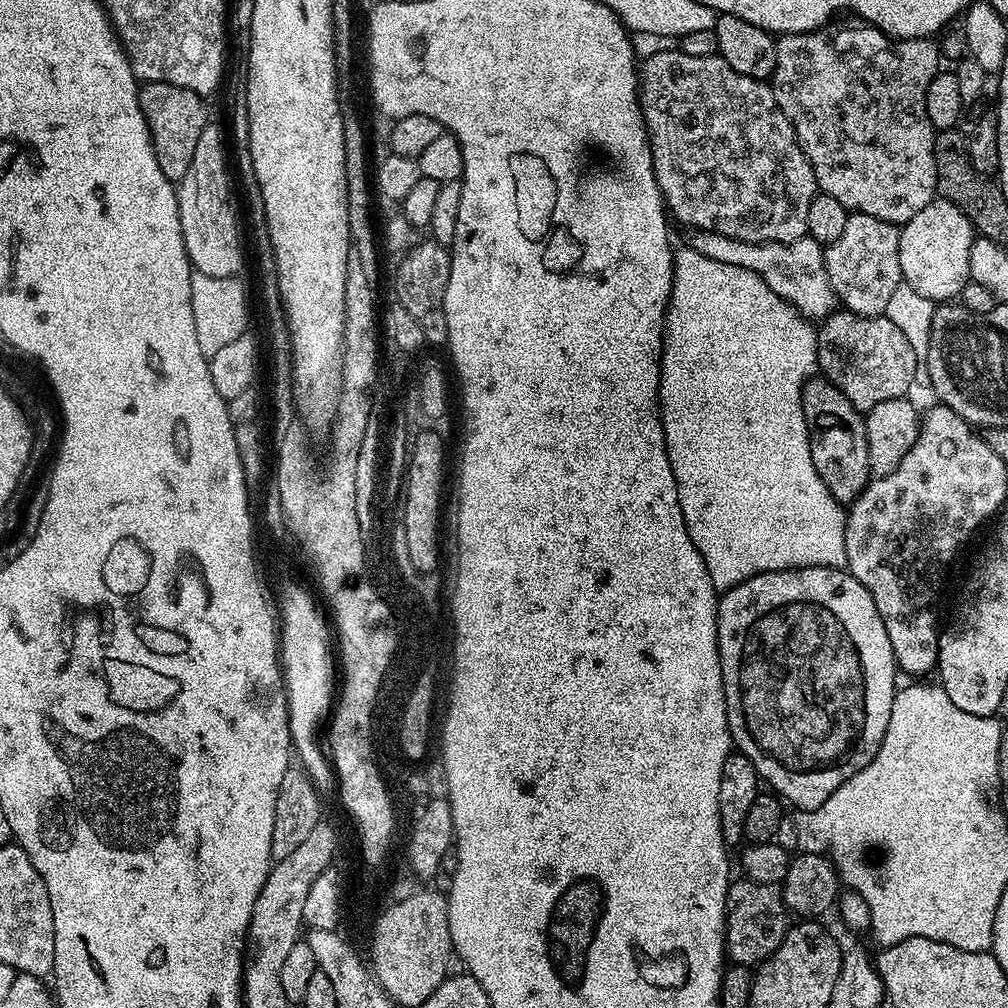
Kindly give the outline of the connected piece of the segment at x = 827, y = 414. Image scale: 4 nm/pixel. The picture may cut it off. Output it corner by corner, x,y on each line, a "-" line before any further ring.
823,378
809,380
802,389
802,395
804,397
802,410
808,423
810,454
814,458
814,470
818,470
822,482
826,482
830,494
839,504
851,505
852,501
860,496
860,491
870,479
870,454
866,442
865,417
852,405
850,398
846,398
846,394
842,394
842,390
838,390
838,386
834,386
829,380

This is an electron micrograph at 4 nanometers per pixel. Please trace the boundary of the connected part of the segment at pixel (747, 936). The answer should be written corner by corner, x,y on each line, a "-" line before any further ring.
733,879
728,886
726,956
732,964
756,966
772,956
774,950
778,950
790,927
790,913
784,905
783,891
777,885
739,879

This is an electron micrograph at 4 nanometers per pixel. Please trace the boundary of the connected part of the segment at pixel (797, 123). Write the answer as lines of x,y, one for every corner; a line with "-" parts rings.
860,26
864,28
844,28
831,36
828,30
815,32
786,32
776,40
776,65
770,77
772,93
786,118
796,131
796,141
802,146
806,158
816,175
816,187
823,195
842,202
849,213
861,212
870,214
870,218
882,218
882,222
890,222
903,226
918,214
918,210
925,208
931,200
937,199
936,167
934,166
934,146
936,145
937,129
932,127
930,118
926,114
926,86
941,71
940,48
932,38
918,40
898,40
881,32
879,28

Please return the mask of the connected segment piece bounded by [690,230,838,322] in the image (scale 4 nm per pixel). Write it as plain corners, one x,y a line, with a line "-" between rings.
696,230
691,233
690,247
698,250
698,254
706,254
706,258
714,258
714,262
726,262
730,266
742,266
742,270
750,270
758,274
787,304
793,304
801,316
812,322
823,321
824,317
837,311
836,291
830,286
830,278
826,274
824,248
811,236
803,236
789,244
751,244
738,238
726,238
726,234

